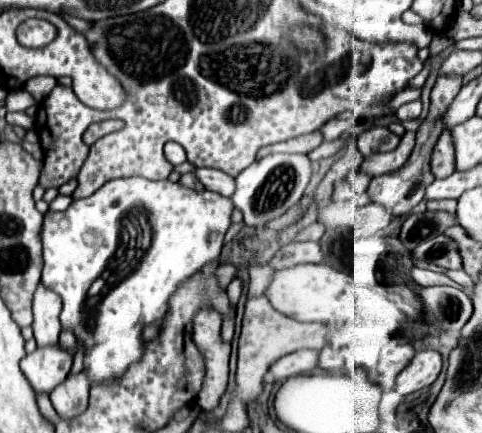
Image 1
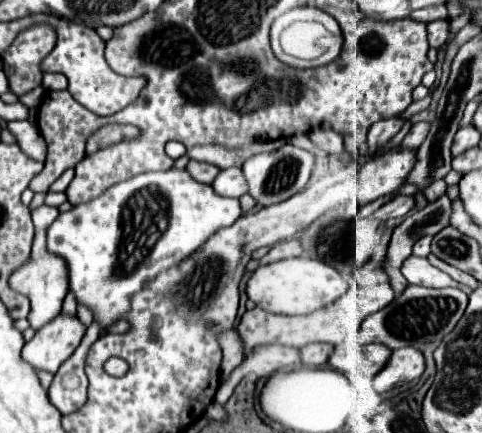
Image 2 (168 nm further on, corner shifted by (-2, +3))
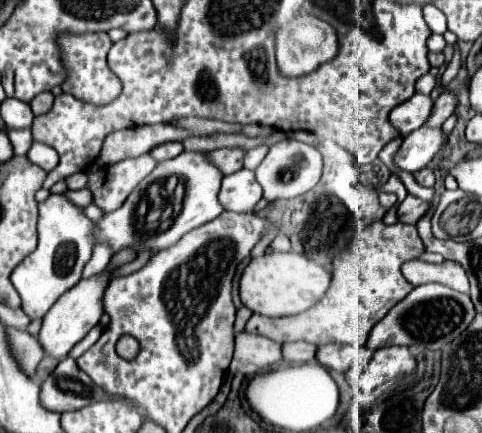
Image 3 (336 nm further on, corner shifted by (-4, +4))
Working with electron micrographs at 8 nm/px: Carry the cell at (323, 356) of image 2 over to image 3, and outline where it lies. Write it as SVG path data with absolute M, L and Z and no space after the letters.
M286 342L282 344L282 360L284 362L314 362L316 360L316 346L308 342Z

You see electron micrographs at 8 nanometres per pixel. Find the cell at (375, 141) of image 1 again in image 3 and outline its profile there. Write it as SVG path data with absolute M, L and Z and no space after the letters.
M414 94L410 100L402 102L390 112L390 122L394 128L400 130L402 136L406 136L412 130L424 126L424 122L432 112L432 106L434 106L434 100L430 96Z

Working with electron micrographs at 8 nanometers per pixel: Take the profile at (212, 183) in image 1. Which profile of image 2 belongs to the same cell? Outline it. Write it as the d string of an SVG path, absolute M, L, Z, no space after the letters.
M240 167L222 169L216 175L212 187L222 197L242 197L246 193L246 179L242 177L242 169Z

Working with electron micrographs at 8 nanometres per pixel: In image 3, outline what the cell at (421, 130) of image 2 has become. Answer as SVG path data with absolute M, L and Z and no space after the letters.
M442 90L440 96L436 98L436 102L434 102L432 116L428 118L428 124L426 124L426 126L430 126L430 128L438 128L438 126L442 126L444 120L446 120L448 116L454 114L456 106L458 106L458 98L456 98L456 94L450 92L450 90Z

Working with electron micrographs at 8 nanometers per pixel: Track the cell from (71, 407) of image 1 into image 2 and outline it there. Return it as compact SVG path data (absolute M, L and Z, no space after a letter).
M92 323L86 329L86 335L80 341L78 349L74 351L74 355L54 375L54 381L48 389L48 397L62 415L70 415L86 403L88 377L84 371L84 363L86 363L86 355L90 351L90 347L94 345L94 341L98 337L100 337L100 329L98 329L98 325Z

